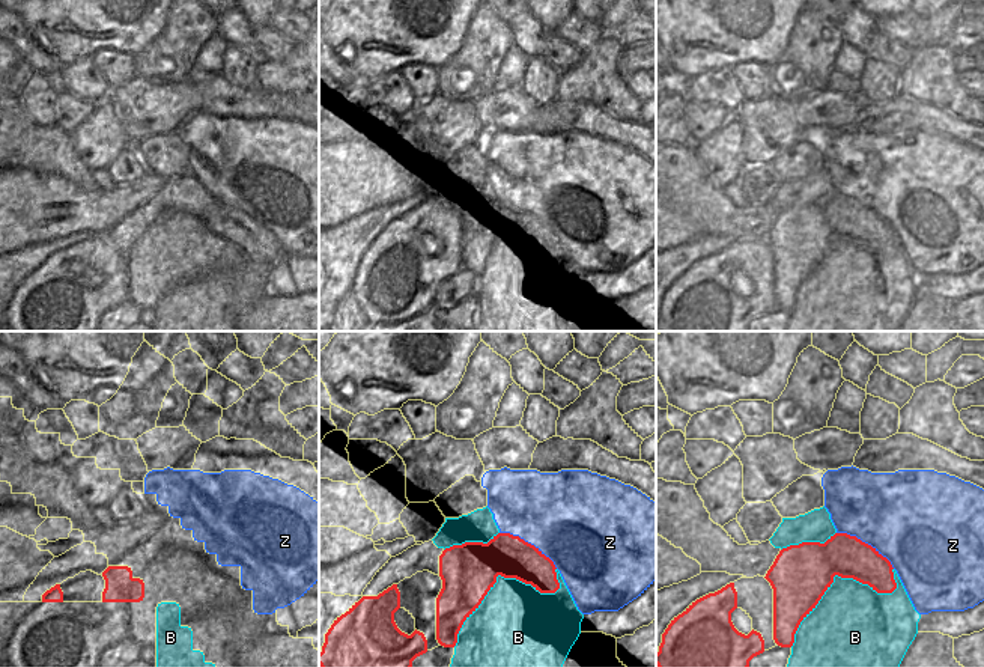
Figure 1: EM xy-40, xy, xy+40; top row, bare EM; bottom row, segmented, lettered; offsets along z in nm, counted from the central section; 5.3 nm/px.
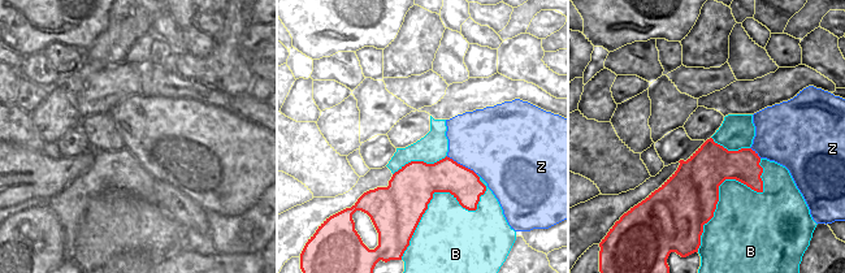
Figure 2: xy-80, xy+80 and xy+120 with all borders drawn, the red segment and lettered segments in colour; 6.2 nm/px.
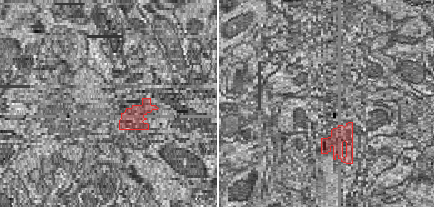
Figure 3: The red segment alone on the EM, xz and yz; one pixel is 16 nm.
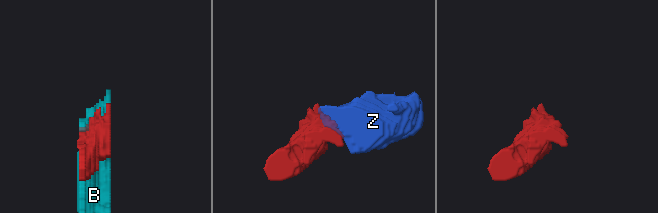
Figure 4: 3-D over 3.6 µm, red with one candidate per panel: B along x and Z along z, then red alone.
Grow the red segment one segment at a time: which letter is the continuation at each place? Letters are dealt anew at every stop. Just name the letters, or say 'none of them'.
none of them

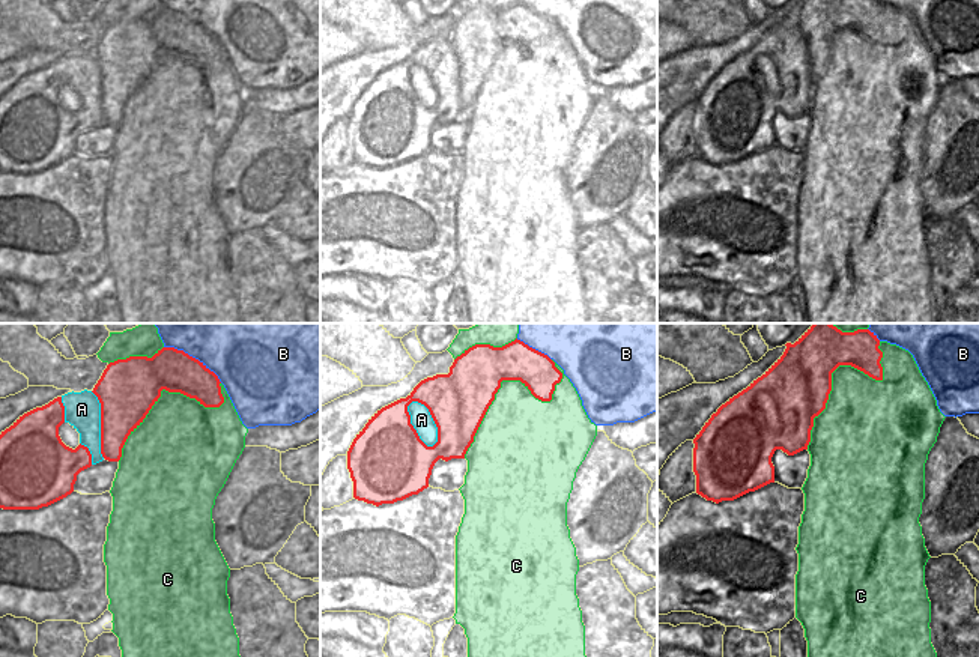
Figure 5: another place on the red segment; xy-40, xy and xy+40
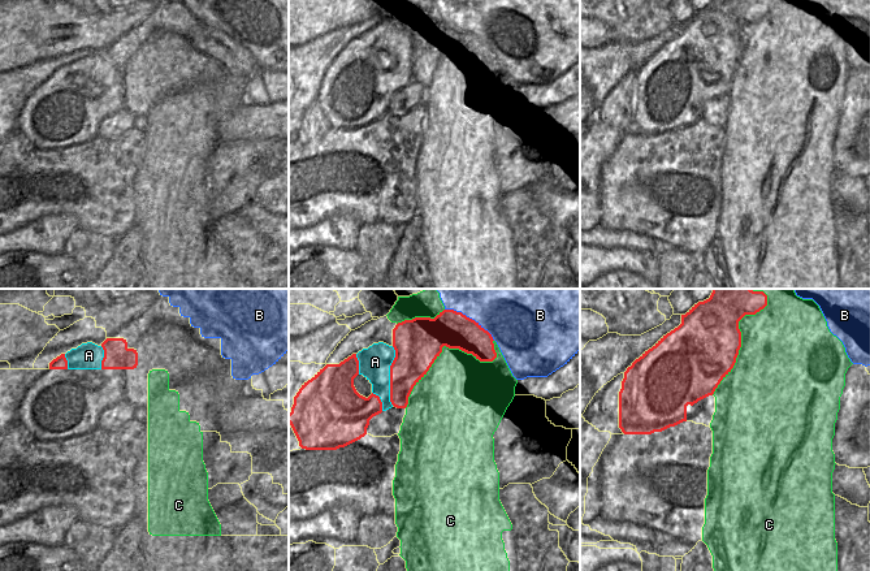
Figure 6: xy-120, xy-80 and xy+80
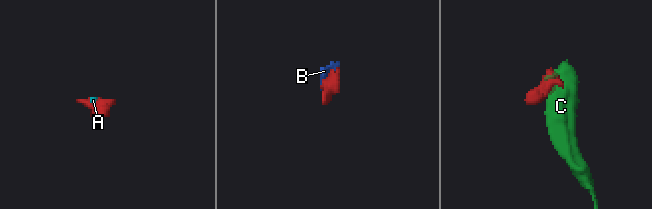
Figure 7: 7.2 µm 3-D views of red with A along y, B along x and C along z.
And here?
A

